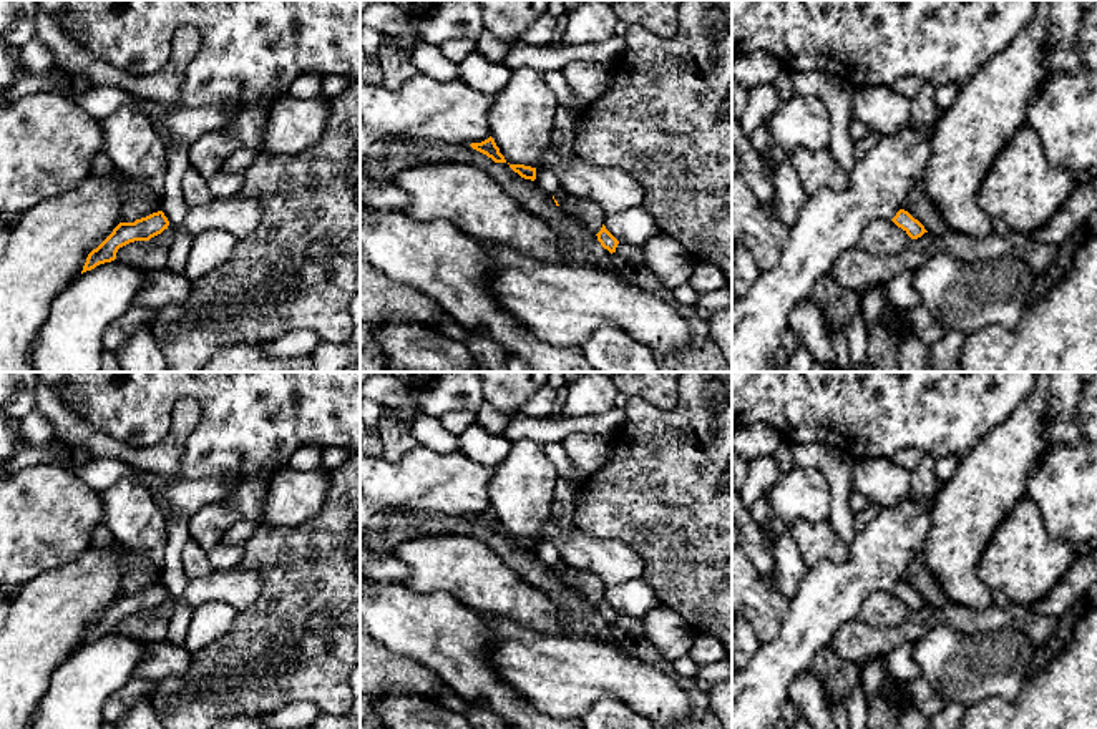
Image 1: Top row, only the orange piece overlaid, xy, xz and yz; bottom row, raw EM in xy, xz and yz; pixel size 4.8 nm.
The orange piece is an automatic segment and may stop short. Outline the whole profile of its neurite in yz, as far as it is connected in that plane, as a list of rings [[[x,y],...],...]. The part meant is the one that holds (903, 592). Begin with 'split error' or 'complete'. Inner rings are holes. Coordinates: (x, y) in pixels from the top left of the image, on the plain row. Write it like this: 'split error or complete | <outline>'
complete | [[[900,581],[896,588],[891,591],[898,599],[901,599],[911,611],[921,609],[924,604],[924,598],[914,591],[908,583]]]

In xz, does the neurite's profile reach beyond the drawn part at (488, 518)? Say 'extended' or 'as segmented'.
as segmented

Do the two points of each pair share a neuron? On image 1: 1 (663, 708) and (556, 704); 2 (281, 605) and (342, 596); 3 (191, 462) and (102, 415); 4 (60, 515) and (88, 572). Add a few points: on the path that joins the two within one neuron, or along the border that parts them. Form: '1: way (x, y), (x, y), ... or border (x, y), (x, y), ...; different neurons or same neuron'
1: way (636, 684), (583, 684); same neuron
2: way (296, 605), (324, 605), (327, 601); same neuron
3: way (208, 420), (208, 404), (193, 389), (143, 389); same neuron
4: border (92, 545), (75, 560), (43, 572); different neurons

